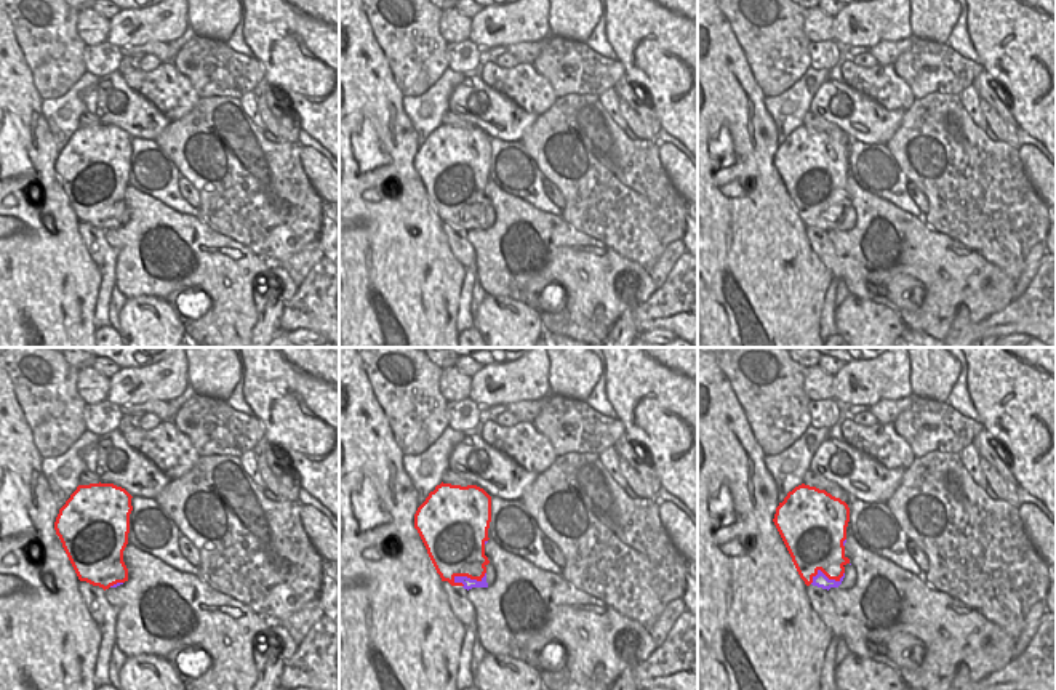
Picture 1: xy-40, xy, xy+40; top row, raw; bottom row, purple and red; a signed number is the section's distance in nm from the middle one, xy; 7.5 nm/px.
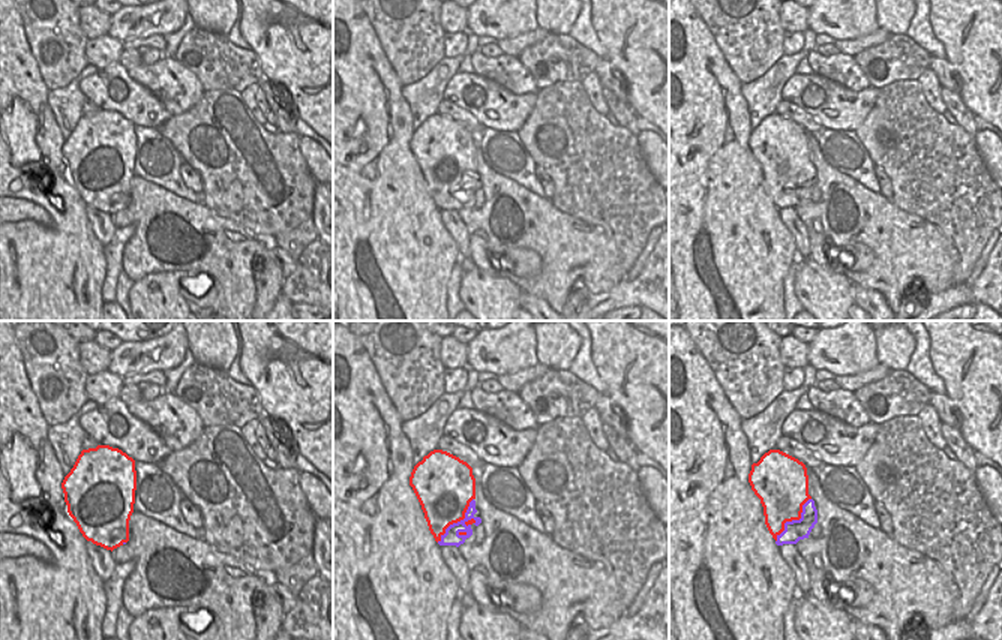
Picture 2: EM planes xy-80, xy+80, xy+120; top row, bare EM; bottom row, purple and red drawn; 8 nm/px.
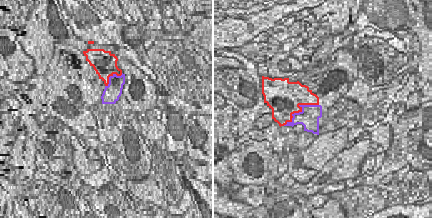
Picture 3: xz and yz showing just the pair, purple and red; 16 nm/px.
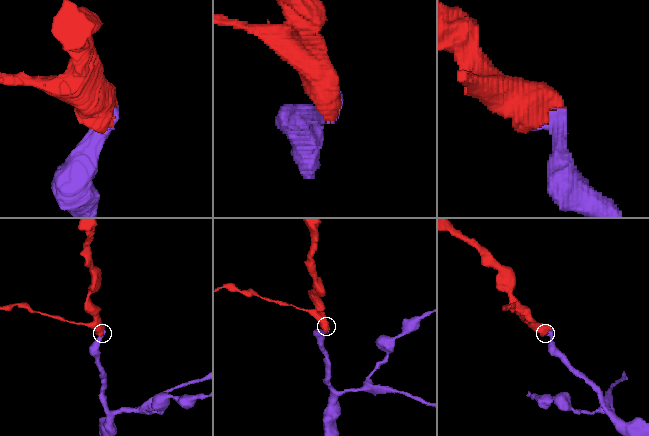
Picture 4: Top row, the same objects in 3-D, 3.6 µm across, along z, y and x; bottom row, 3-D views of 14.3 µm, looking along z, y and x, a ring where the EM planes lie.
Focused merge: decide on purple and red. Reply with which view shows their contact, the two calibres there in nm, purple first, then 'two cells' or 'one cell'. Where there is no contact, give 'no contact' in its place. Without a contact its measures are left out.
xy | 80/420 nm | one cell

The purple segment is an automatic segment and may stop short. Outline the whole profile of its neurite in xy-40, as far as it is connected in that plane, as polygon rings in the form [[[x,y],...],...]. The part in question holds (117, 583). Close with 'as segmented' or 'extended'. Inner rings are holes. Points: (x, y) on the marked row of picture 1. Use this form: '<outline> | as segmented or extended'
[[[114,483],[78,485],[59,509],[54,530],[80,581],[104,591],[128,581],[123,551],[128,544],[131,498],[125,488]]] | extended

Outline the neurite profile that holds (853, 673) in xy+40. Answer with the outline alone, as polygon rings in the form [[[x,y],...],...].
[[[848,653],[834,671],[837,690],[904,690],[893,668]]]

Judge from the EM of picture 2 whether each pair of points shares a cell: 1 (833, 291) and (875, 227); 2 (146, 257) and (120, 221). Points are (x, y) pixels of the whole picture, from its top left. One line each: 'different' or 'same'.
1: different
2: same

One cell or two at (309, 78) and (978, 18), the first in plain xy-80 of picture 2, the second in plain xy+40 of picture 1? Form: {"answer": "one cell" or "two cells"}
{"answer": "one cell"}

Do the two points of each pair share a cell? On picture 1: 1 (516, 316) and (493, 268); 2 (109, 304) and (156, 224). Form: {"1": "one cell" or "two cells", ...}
{"1": "two cells", "2": "two cells"}

